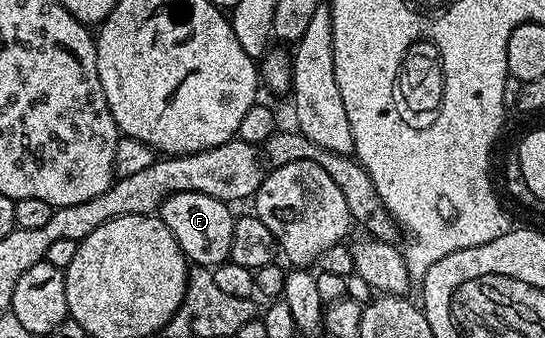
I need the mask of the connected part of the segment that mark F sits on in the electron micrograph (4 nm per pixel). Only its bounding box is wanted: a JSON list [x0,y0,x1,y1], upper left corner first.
[158,191,234,267]

